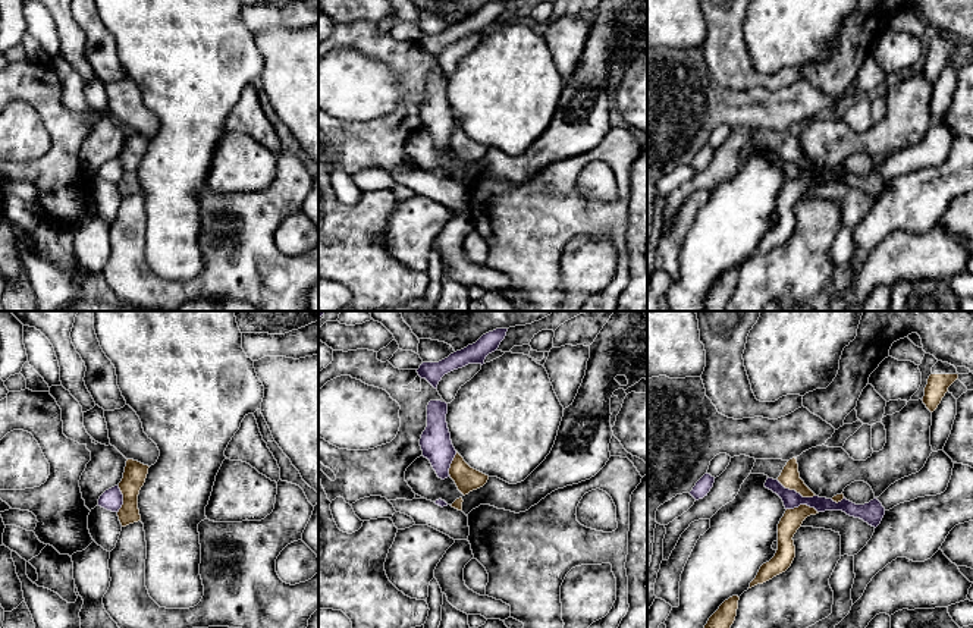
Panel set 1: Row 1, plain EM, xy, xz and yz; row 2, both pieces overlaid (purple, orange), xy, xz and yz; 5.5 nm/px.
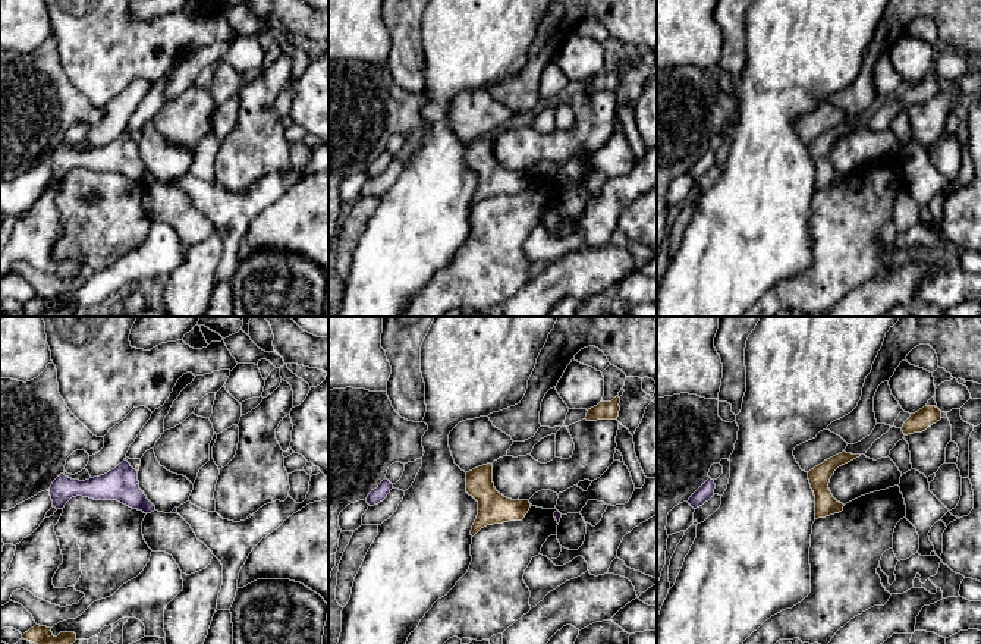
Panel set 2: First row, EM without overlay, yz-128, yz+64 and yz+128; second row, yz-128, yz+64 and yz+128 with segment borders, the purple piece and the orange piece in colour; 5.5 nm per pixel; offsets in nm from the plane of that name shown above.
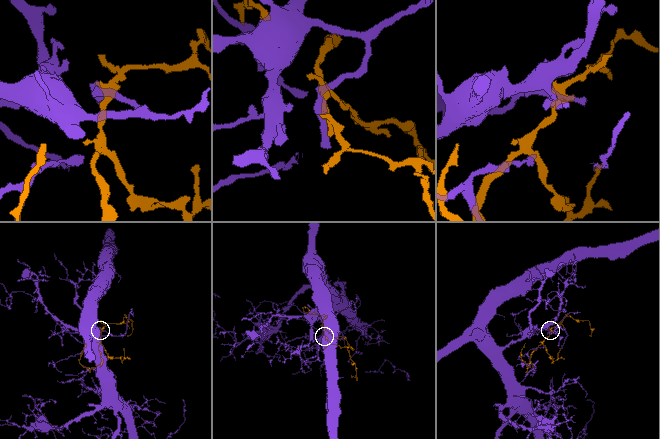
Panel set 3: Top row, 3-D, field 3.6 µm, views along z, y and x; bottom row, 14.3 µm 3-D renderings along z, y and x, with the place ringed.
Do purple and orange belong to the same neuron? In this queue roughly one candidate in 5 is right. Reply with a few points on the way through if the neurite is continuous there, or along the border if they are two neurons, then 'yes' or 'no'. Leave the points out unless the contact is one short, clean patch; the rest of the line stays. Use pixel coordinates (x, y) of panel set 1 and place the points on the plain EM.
no

